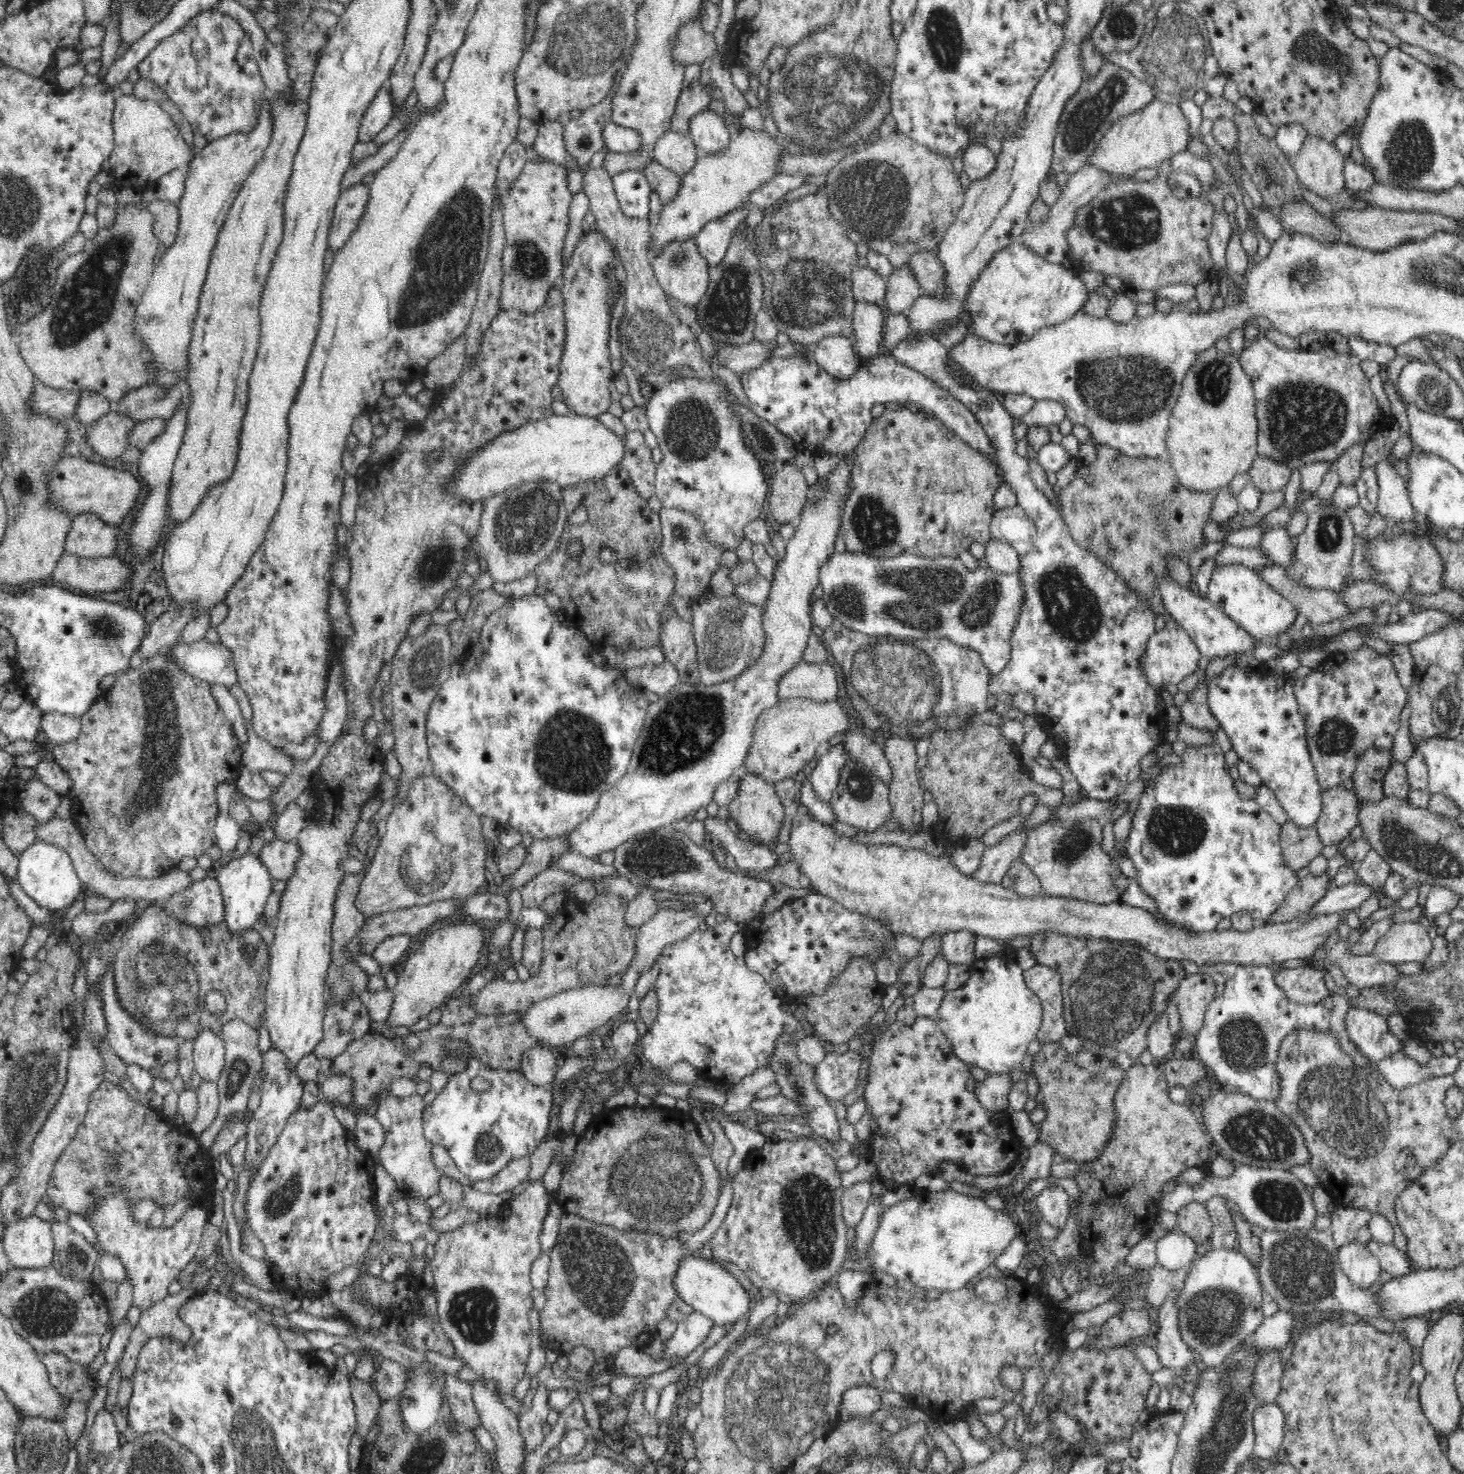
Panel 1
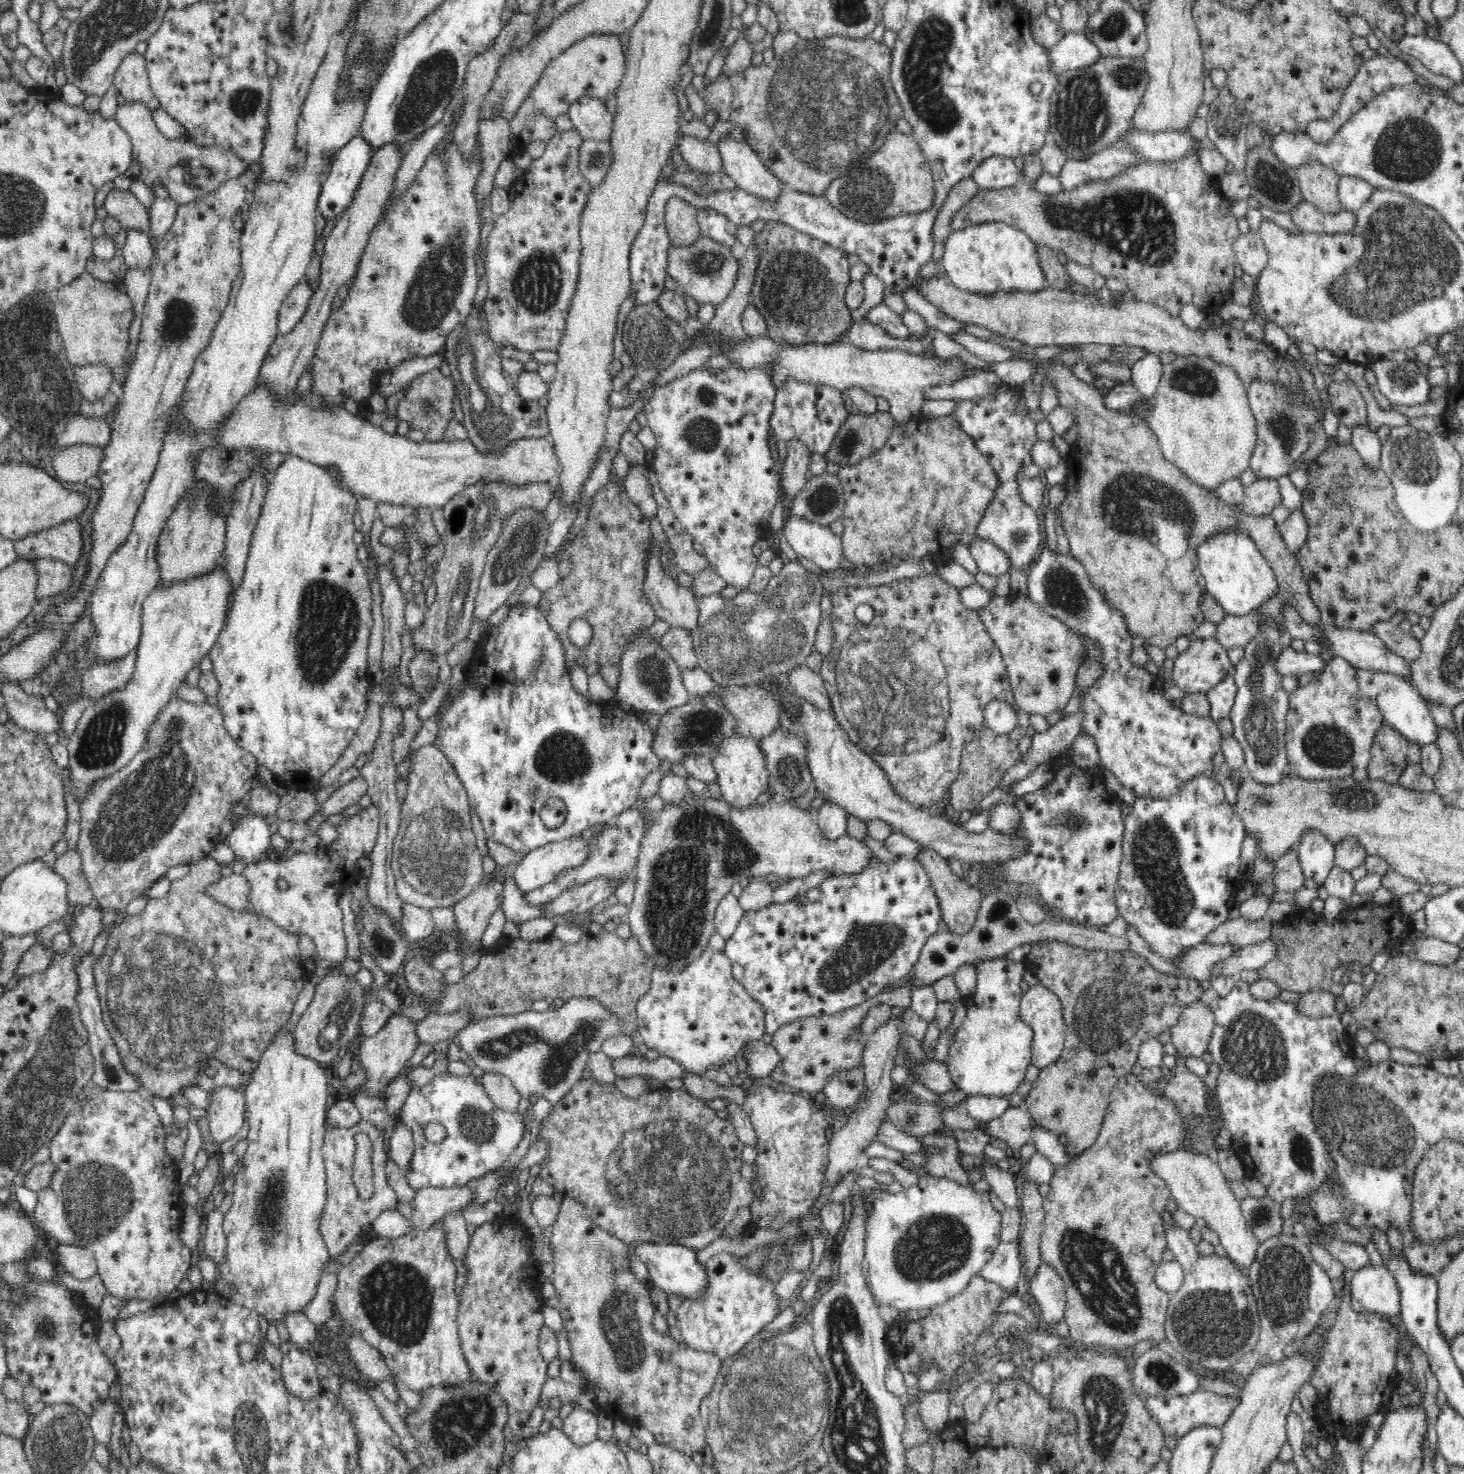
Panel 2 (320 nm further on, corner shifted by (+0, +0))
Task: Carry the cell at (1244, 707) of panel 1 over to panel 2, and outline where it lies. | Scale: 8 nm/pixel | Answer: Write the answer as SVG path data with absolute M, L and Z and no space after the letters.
M1305 831L1297 844L1299 863L1305 878L1323 885L1335 866L1335 844L1320 831Z

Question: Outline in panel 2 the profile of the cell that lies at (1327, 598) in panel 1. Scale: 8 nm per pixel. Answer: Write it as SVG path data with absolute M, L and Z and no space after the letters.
M1389 621L1380 622L1376 628L1372 628L1371 632L1380 637L1390 650L1407 661L1414 660L1421 654L1421 642L1410 636L1410 632L1400 630Z

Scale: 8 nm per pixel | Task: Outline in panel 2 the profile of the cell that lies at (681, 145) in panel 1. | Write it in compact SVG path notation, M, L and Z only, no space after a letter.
M685 134L684 138L677 142L683 159L700 173L714 173L724 171L724 163L721 160L720 151L717 146L702 139L692 138Z

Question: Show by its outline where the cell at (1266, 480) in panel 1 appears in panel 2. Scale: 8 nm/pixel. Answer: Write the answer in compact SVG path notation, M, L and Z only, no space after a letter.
M1258 479L1251 486L1246 486L1244 493L1243 512L1256 518L1270 515L1281 504L1281 493L1276 479Z

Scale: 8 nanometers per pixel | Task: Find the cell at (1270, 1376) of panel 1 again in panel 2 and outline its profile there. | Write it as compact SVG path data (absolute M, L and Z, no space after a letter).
M1197 1389L1187 1395L1153 1395L1152 1397L1144 1398L1143 1401L1148 1413L1153 1415L1156 1422L1159 1423L1164 1436L1172 1436L1180 1440L1188 1432L1196 1430L1196 1427L1222 1428L1241 1399L1235 1398L1235 1396L1217 1395L1204 1389Z

